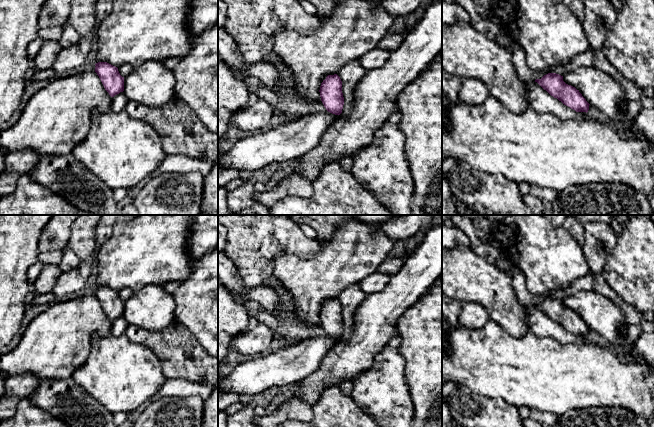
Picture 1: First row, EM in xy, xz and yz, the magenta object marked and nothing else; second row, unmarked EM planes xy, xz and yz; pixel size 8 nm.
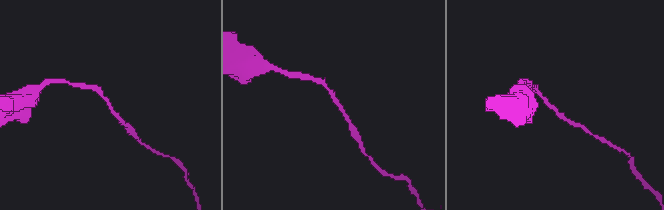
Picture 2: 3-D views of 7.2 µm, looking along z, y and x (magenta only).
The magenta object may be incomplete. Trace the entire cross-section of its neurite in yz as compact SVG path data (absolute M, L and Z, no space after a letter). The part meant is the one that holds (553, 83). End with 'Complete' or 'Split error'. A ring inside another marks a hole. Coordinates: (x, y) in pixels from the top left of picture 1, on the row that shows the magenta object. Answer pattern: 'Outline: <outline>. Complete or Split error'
Outline: M548 73L541 79L536 79L535 82L551 96L557 98L564 105L576 112L588 112L590 104L582 96L579 90L563 81L563 76L556 73Z. Complete

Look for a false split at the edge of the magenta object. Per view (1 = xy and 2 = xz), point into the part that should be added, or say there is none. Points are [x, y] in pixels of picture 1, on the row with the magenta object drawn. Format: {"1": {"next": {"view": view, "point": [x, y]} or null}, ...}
{"1": {"next": null}, "2": {"next": null}}

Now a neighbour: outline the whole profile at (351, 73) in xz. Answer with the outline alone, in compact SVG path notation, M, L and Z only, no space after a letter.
M358 59L349 62L339 70L337 75L342 81L342 93L344 97L344 105L341 114L347 115L351 111L354 102L355 86L364 75L365 71Z

